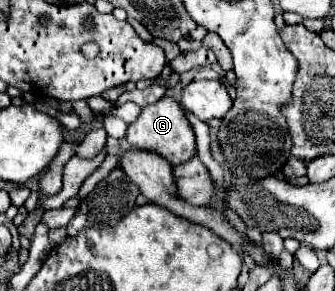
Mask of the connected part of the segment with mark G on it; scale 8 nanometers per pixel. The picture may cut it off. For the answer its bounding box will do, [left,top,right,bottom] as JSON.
[127,96,195,166]

